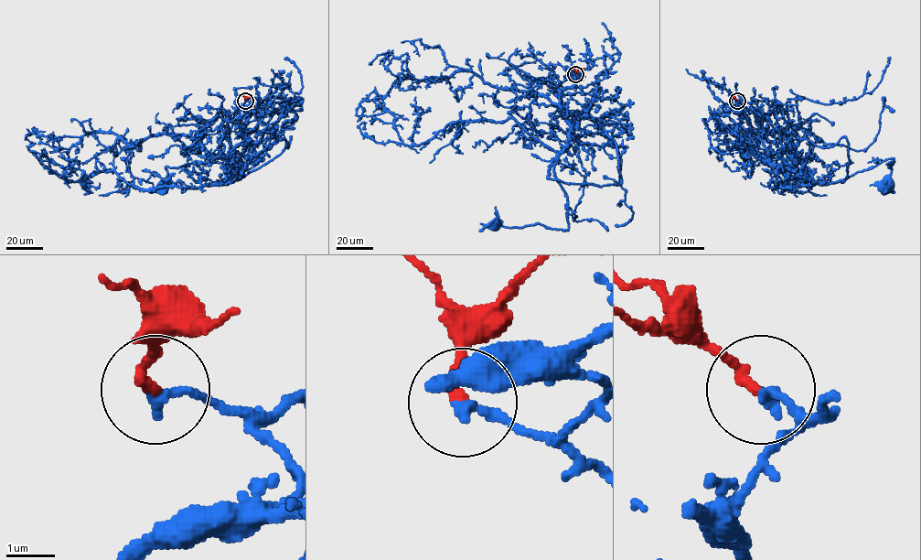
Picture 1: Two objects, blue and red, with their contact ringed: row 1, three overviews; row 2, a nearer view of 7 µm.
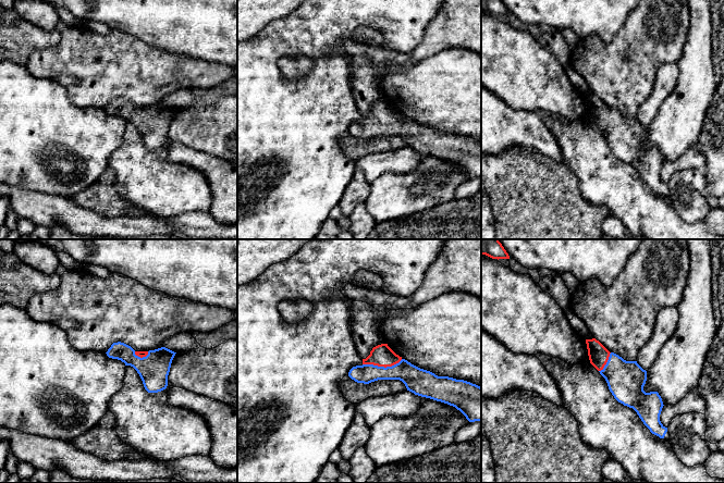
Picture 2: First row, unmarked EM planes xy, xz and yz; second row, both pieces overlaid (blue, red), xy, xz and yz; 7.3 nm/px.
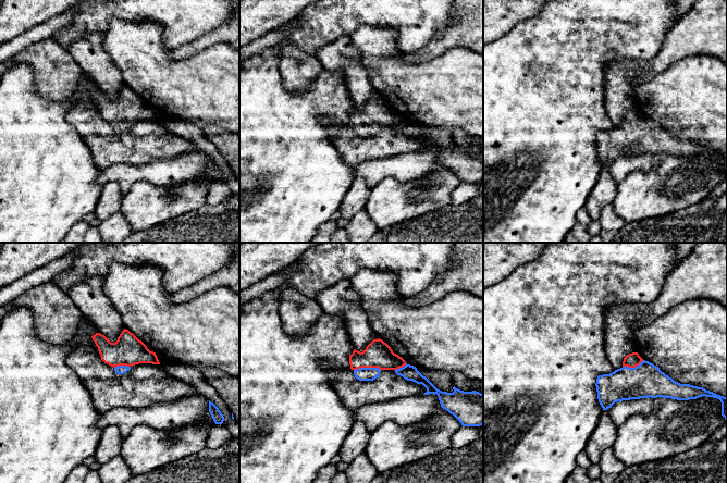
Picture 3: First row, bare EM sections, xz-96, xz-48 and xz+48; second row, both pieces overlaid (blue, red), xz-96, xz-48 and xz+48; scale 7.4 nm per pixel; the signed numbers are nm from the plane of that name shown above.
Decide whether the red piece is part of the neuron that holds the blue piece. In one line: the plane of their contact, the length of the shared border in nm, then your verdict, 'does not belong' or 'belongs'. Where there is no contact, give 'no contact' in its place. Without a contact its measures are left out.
contact in xz; length 300 nm; belongs

